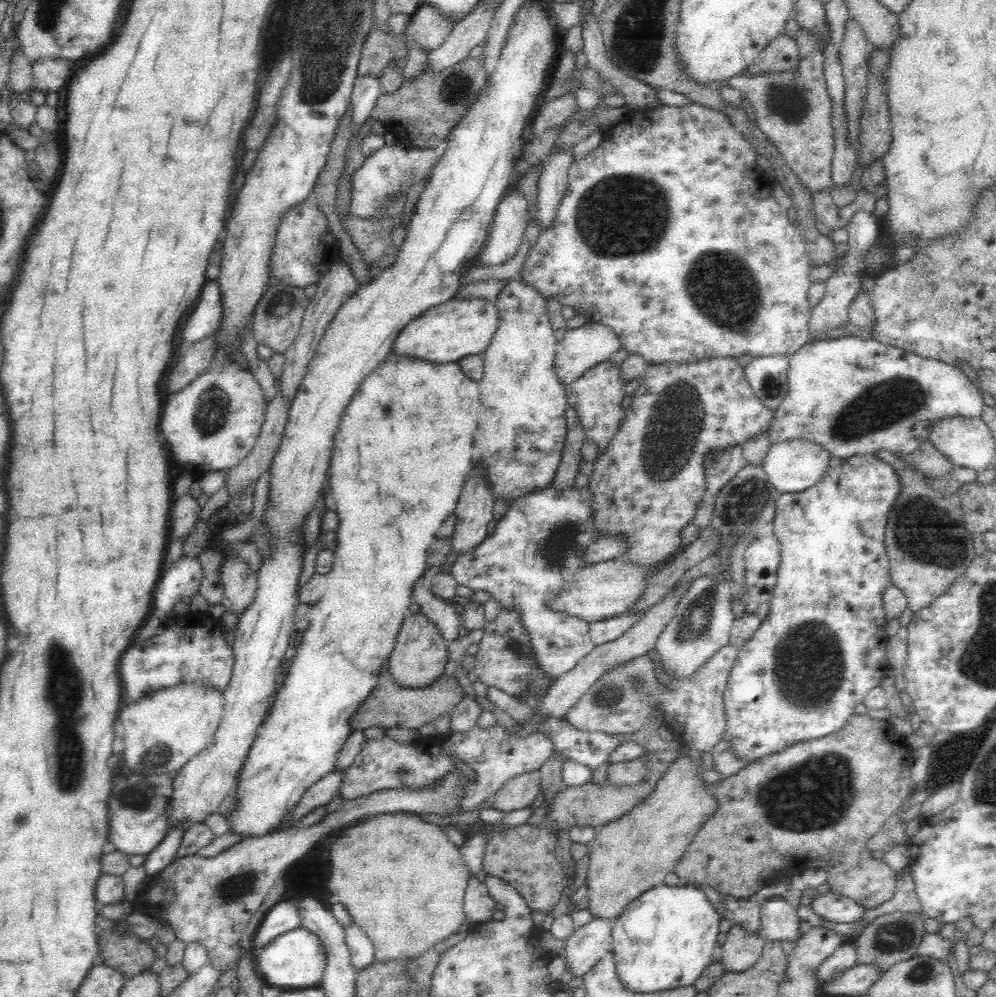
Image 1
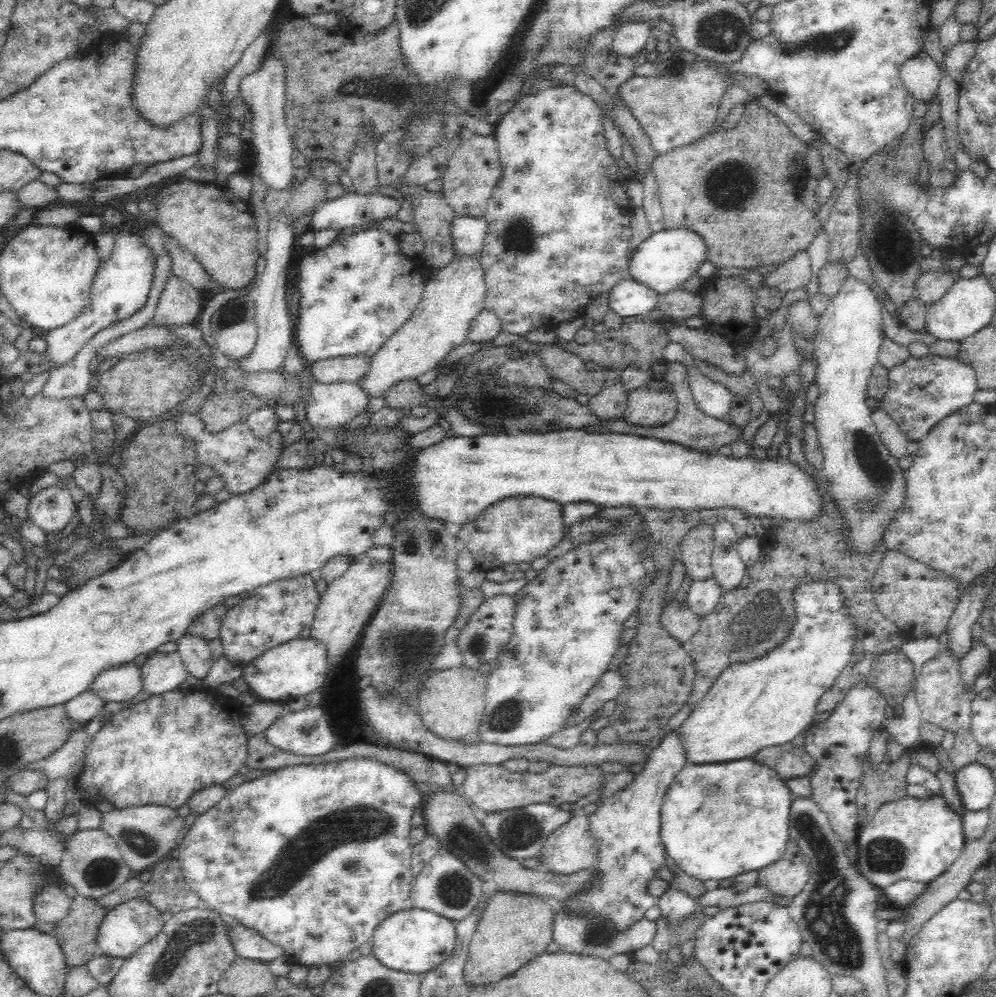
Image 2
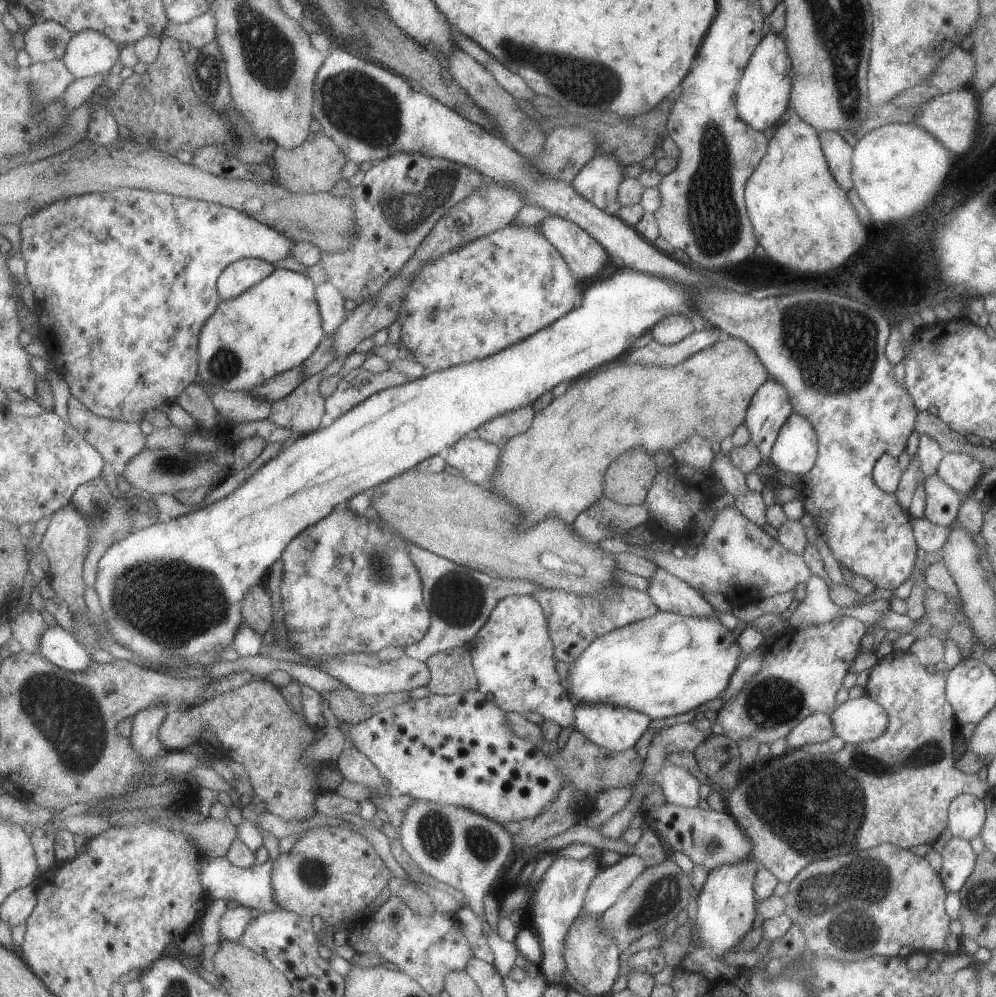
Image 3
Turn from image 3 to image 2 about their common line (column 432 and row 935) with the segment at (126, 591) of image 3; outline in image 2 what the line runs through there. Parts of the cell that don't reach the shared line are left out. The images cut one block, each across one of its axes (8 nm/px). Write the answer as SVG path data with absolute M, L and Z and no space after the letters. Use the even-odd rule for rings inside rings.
M410 906L383 920L373 934L372 952L388 968L421 974L447 961L456 946L457 921L432 910Z

